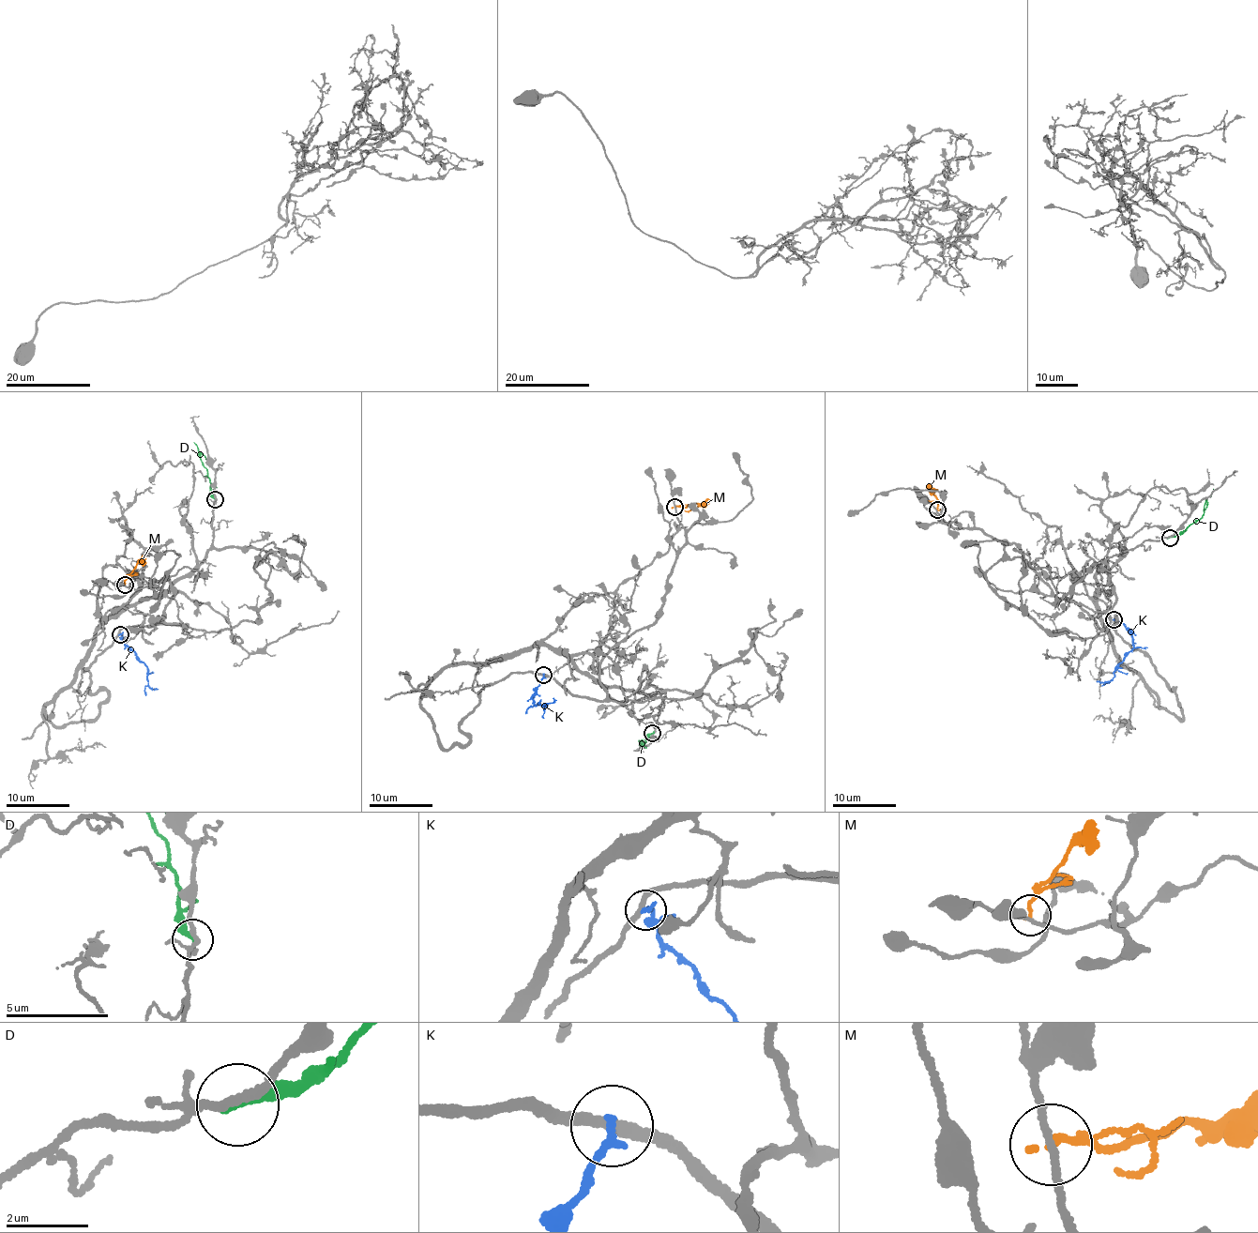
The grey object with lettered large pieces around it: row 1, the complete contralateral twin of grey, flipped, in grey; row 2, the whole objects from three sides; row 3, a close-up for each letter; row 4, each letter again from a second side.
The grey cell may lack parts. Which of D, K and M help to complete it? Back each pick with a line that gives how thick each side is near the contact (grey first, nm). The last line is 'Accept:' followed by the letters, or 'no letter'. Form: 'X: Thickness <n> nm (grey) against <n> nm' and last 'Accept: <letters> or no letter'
Accept: no letter

